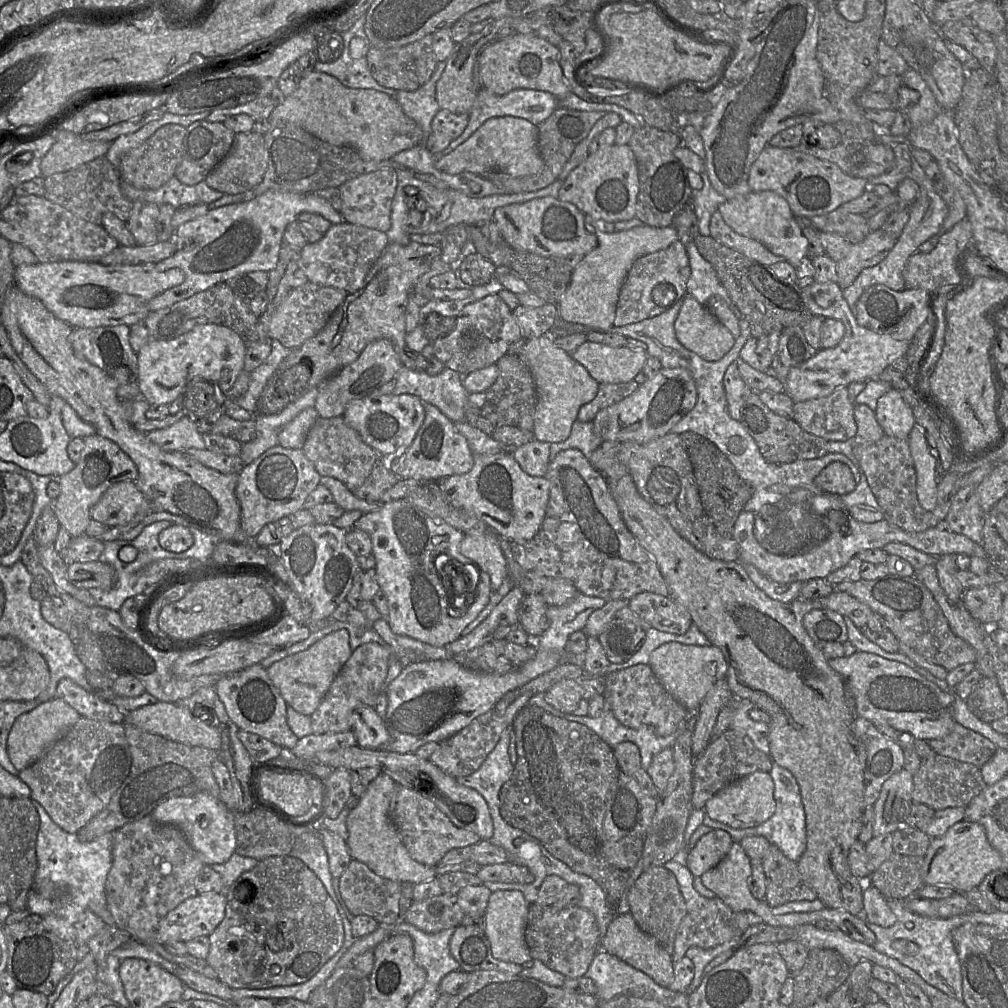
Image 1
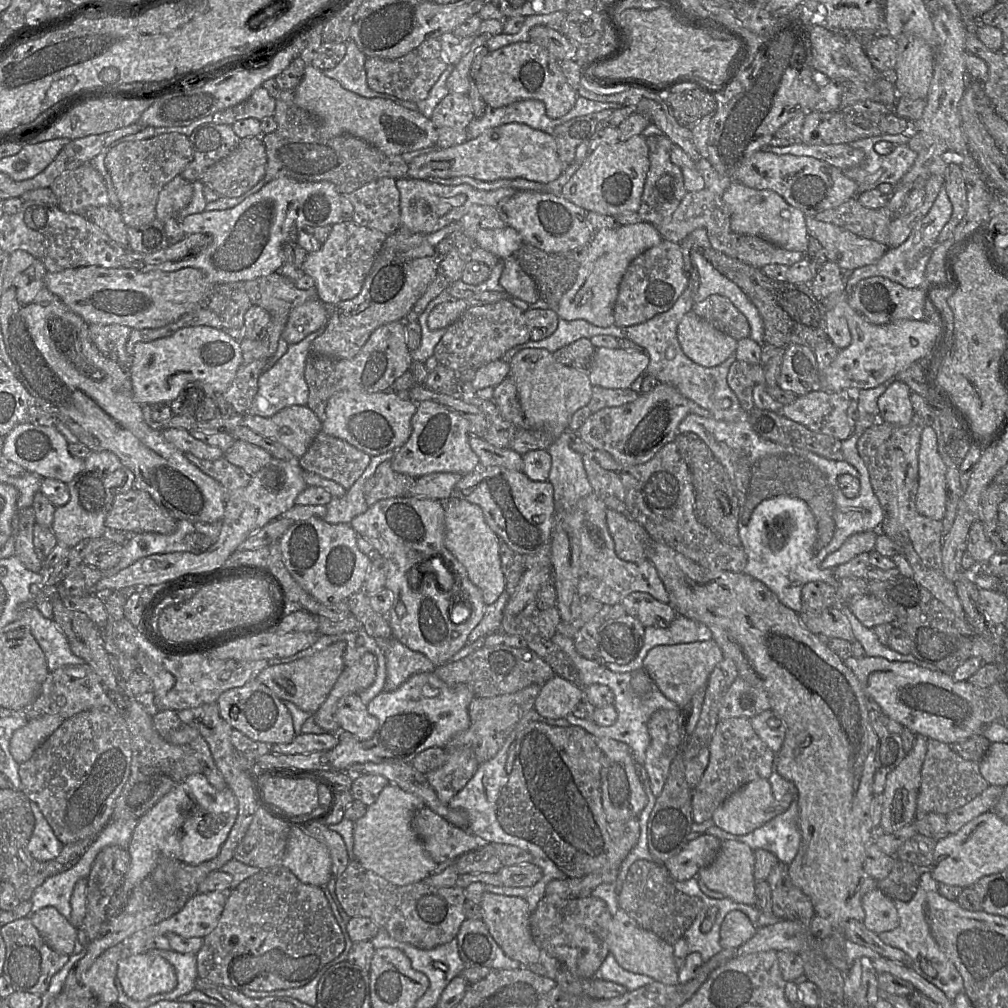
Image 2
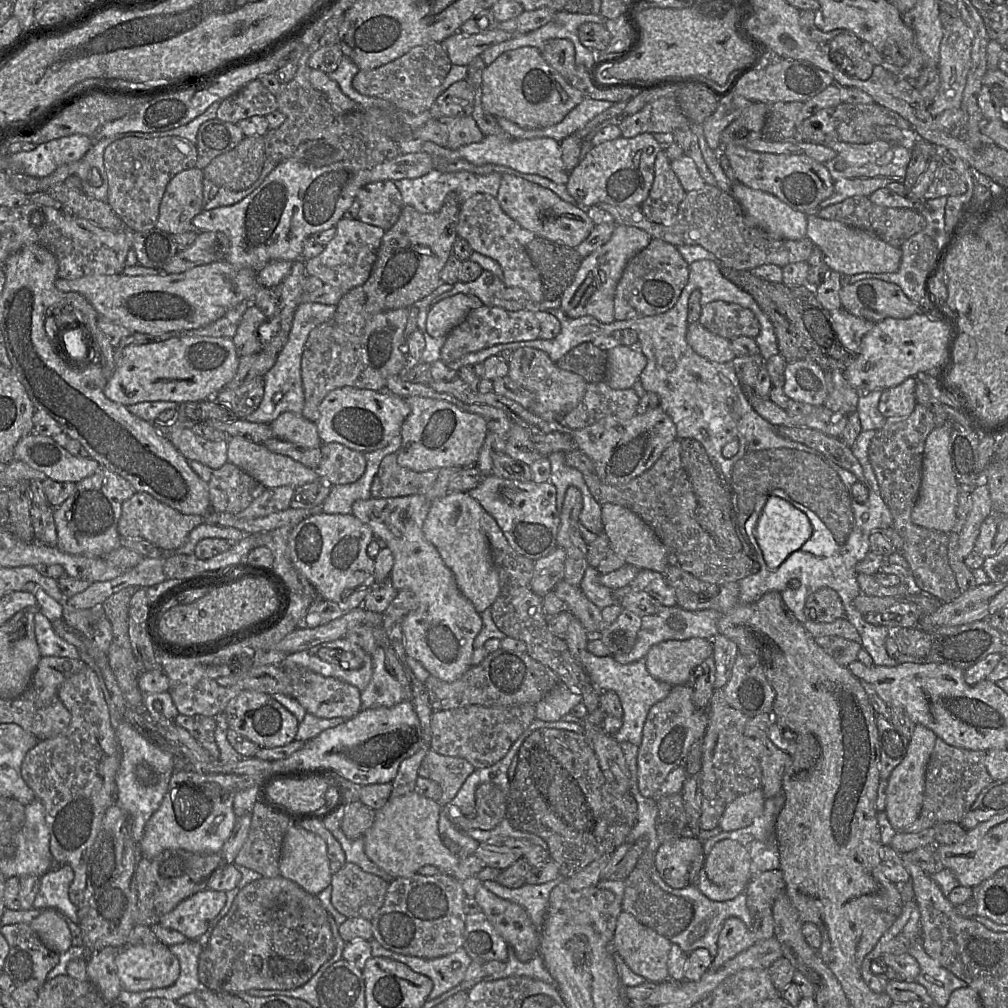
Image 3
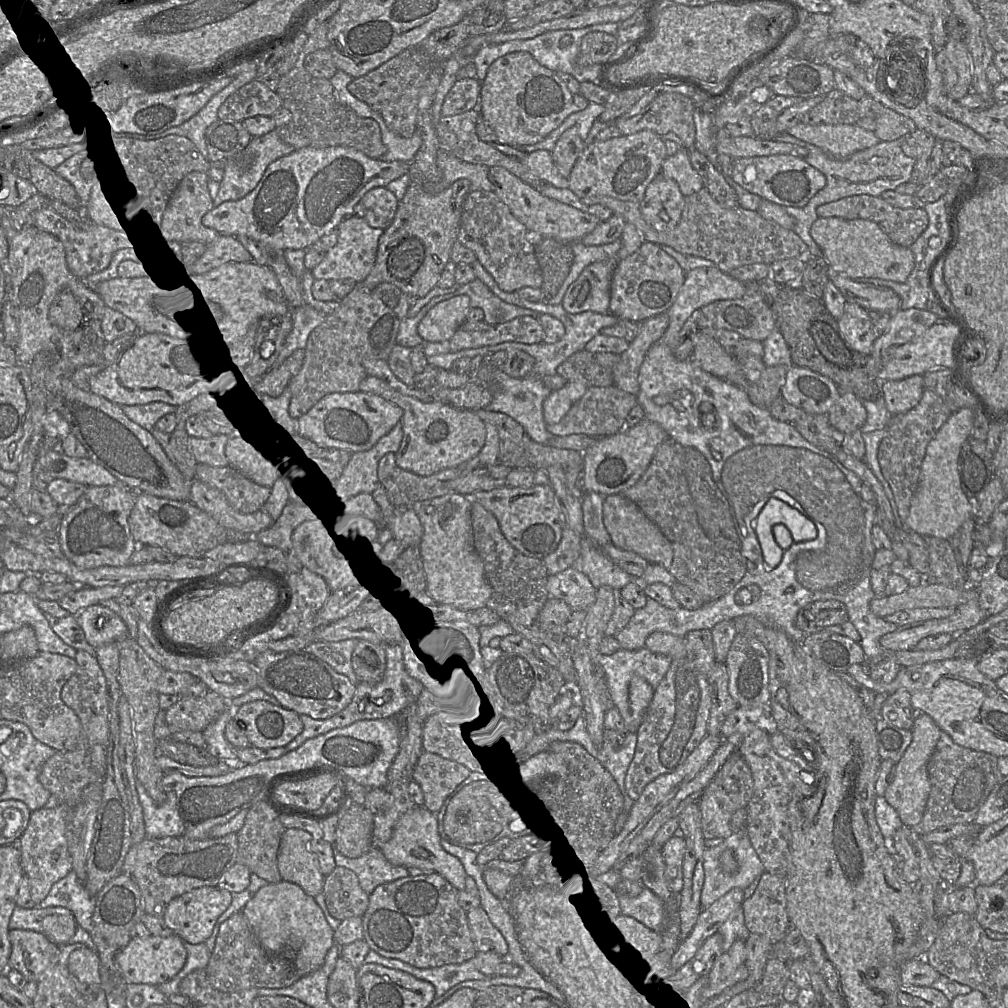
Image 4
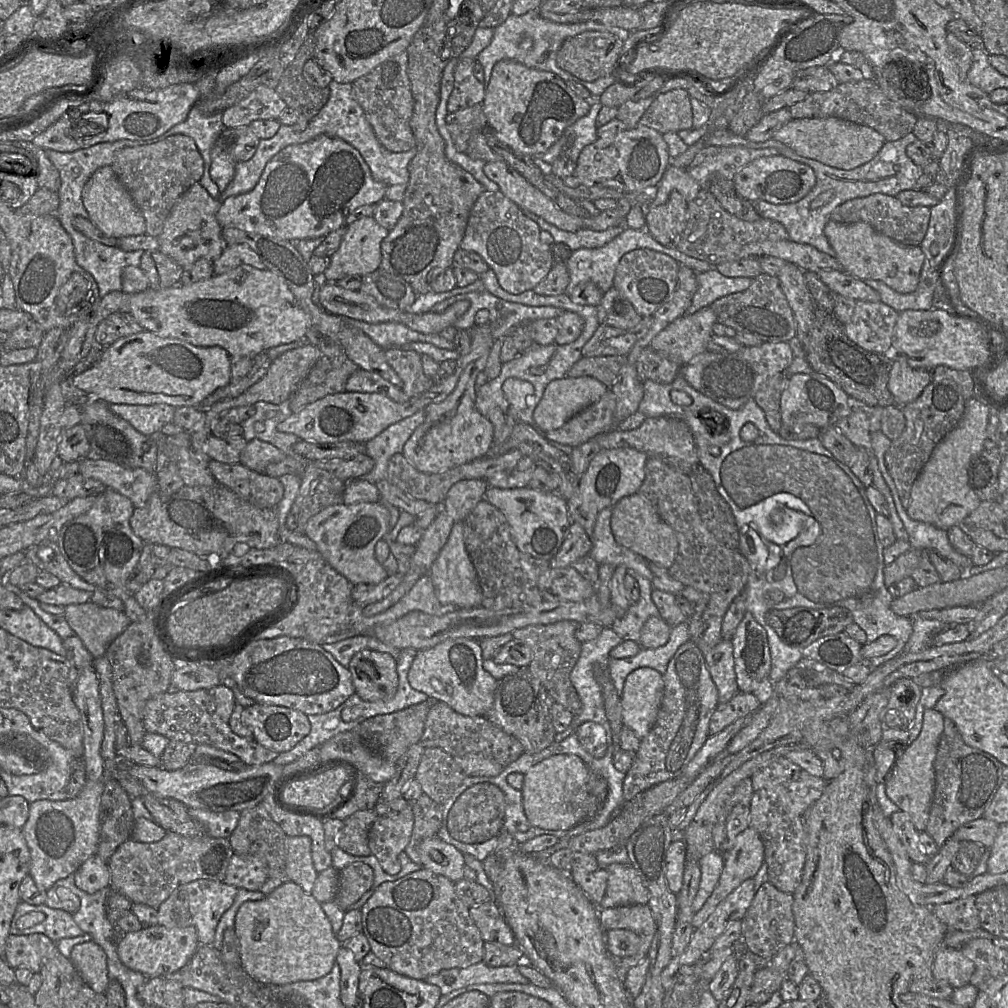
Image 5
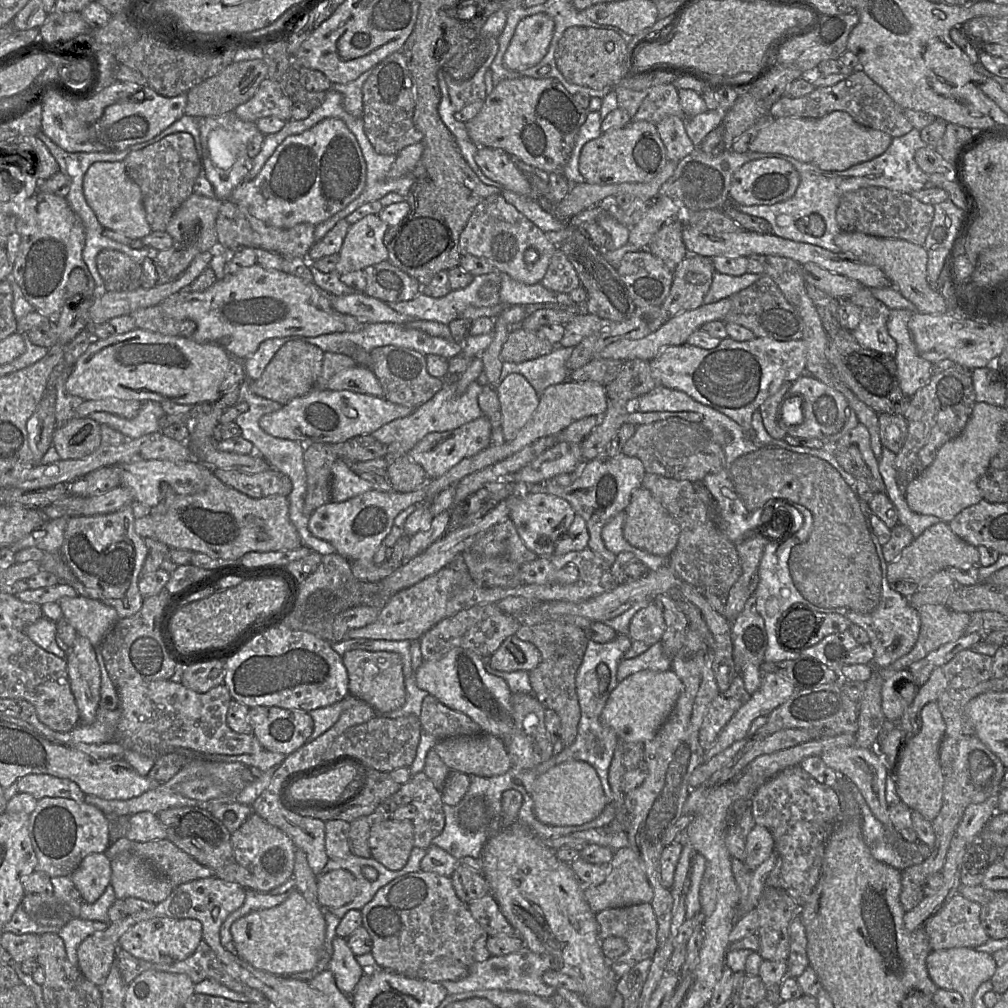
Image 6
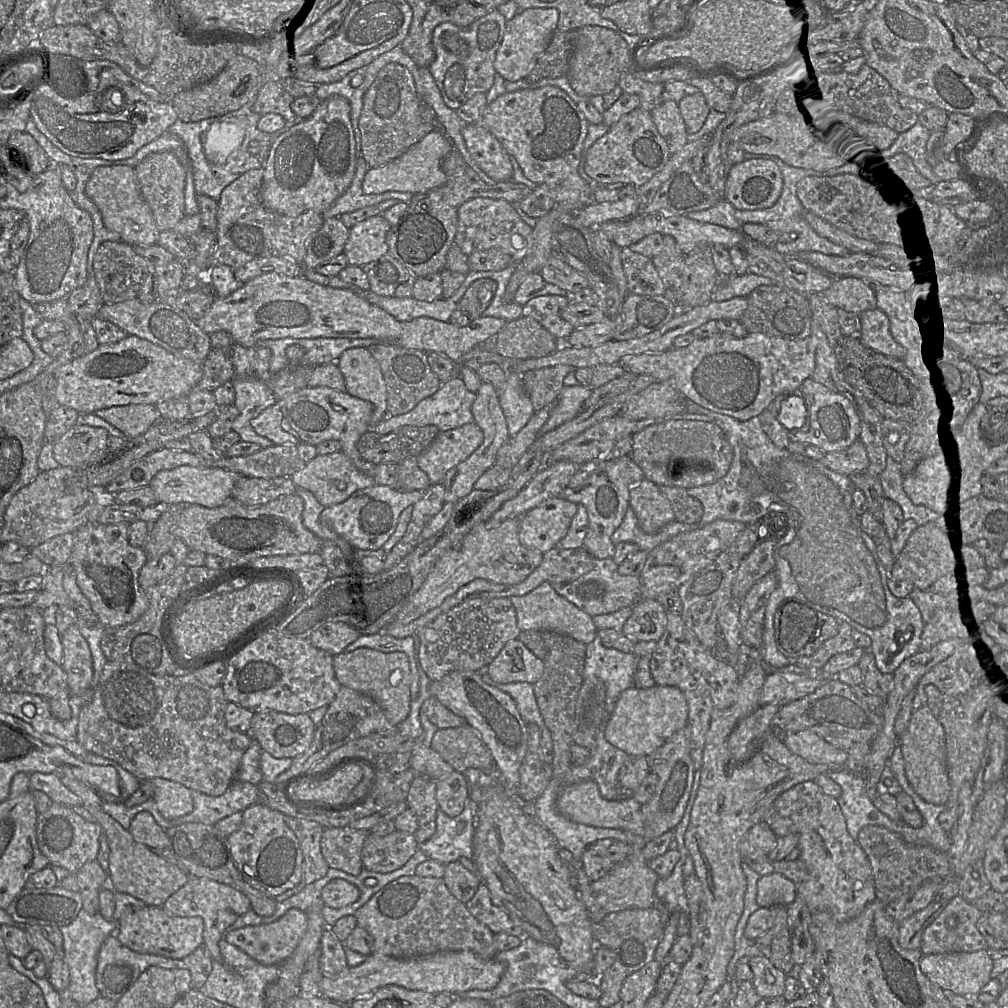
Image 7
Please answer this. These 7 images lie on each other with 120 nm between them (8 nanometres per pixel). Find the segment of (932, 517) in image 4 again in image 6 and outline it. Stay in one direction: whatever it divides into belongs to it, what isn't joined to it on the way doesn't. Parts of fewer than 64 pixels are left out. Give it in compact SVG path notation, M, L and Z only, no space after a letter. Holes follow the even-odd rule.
M976 402L963 431L957 437L943 444L934 461L908 484L904 497L910 510L922 515L936 516L941 521L948 523L963 509L977 504L983 499L978 488L978 481L987 471L992 457L999 448L1005 421L1004 407Z

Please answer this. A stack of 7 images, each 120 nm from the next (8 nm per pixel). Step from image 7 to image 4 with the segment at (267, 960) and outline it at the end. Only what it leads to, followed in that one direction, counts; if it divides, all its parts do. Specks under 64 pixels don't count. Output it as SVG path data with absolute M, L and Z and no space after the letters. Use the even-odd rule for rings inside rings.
M282 880L269 883L253 894L241 910L259 944L266 951L293 950L300 975L318 970L335 944L334 930L316 903L298 884Z

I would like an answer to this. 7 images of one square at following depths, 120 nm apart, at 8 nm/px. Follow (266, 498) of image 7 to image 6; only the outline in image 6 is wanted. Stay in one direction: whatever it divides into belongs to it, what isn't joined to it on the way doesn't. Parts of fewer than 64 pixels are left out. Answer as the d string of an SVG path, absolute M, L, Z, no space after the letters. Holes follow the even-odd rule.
M212 468L214 475L224 484L255 499L270 495L287 497L292 491L290 478L273 469L257 473L242 473L237 470Z

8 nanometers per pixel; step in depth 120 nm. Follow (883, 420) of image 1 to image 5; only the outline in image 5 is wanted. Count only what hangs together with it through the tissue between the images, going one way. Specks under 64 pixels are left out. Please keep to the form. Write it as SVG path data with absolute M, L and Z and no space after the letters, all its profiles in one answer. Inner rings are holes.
M894 356L888 389L893 395L895 405L904 406L913 402L930 382L931 376L927 369L913 368L904 356Z

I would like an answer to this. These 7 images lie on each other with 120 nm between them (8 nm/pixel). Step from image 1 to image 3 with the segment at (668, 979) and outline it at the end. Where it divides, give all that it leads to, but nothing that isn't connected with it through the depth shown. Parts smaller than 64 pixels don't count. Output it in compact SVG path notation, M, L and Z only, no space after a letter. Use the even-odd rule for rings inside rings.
M622 911L617 919L616 928L610 948L618 953L627 966L637 975L654 983L668 981L667 961L672 943L668 938L658 934L640 923L633 915Z

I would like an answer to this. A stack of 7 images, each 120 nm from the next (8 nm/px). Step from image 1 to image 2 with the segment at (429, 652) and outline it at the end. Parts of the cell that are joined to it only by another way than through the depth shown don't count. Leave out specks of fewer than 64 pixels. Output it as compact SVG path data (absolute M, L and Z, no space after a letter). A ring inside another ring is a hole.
M394 637L374 639L386 658L385 692L396 690L414 674L434 672L437 668L425 655L409 649Z

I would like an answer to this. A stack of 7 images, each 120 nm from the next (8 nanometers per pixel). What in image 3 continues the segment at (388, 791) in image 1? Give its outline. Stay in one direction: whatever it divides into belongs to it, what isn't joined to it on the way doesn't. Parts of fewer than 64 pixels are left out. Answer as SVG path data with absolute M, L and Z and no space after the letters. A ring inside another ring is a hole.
M417 791L399 797L390 797L382 808L376 810L373 825L363 836L367 857L394 879L417 874L426 865L437 867L443 874L452 874L459 863L459 858L444 845L439 835L440 813L441 807L436 801Z

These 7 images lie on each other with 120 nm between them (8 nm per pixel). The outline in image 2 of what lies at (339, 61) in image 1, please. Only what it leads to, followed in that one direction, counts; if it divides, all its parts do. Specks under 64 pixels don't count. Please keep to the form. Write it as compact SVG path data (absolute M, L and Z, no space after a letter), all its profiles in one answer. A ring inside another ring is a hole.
M351 39L346 41L343 59L332 69L322 70L323 74L338 81L343 88L365 98L392 98L392 95L376 92L366 81L364 64L367 56L359 50Z

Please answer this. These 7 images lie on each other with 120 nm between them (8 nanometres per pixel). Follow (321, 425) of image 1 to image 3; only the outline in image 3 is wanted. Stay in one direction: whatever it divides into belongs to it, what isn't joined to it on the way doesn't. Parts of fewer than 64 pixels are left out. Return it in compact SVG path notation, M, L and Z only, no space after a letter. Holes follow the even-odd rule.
M338 442L321 443L321 461L315 469L322 482L344 485L357 481L365 472L363 452L348 448Z

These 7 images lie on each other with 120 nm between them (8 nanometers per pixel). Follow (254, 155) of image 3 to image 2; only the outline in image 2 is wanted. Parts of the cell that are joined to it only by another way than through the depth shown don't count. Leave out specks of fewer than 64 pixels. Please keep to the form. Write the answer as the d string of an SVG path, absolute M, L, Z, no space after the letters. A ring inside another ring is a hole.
M262 135L240 139L240 143L228 156L206 169L200 177L205 186L222 197L234 198L253 188L266 173L267 156Z

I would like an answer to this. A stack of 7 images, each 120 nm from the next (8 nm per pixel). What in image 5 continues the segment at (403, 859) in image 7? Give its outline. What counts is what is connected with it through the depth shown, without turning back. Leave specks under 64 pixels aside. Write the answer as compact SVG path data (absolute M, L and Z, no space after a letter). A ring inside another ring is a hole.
M411 803L396 816L378 816L371 826L368 845L386 873L395 875L401 870L398 856L408 845L413 826Z

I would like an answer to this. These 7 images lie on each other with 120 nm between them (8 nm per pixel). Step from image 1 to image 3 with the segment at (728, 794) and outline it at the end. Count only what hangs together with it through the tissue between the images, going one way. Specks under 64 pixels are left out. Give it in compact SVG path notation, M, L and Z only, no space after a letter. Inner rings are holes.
M760 787L738 796L724 810L718 827L721 831L729 832L750 825L762 814L765 801Z

